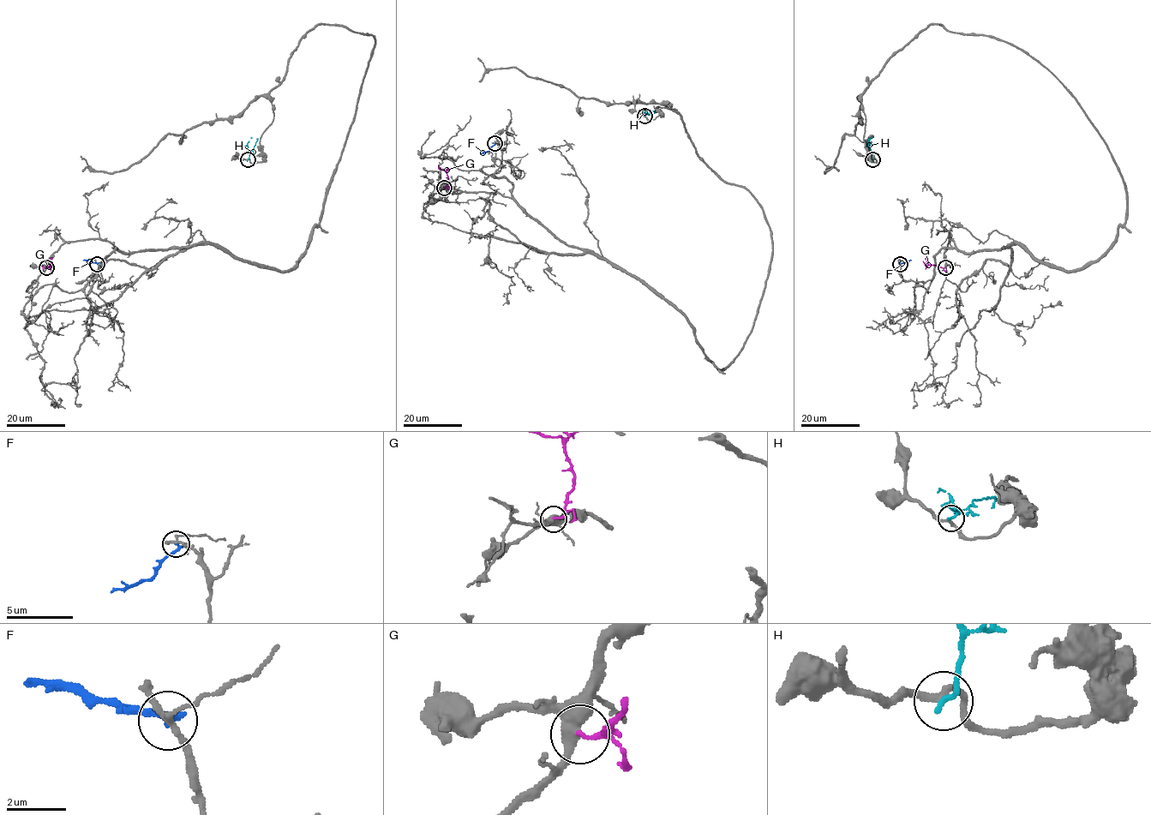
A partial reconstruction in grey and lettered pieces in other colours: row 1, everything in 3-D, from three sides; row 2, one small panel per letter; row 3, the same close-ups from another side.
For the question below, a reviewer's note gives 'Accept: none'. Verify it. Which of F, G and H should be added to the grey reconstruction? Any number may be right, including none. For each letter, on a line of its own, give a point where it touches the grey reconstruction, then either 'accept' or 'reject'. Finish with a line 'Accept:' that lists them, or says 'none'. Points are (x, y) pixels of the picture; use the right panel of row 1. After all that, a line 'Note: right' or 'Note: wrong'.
F: (900, 264) | reject
G: (945, 267) | accept
H: (872, 159) | reject
Accept: G
Note: wrong

